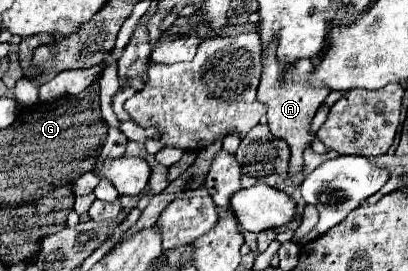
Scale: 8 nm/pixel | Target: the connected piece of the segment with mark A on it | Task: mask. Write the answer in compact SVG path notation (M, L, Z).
M269 47L263 55L263 79L261 87L257 91L257 99L267 105L267 125L273 137L287 141L291 149L291 159L289 159L289 175L297 175L303 169L303 151L311 147L315 135L309 133L311 121L317 113L317 109L323 105L327 95L331 93L331 87L313 87L309 83L309 75L313 73L313 63L311 61L301 61L295 67L291 67L287 73L279 73L277 67L277 57L273 55L273 47Z

